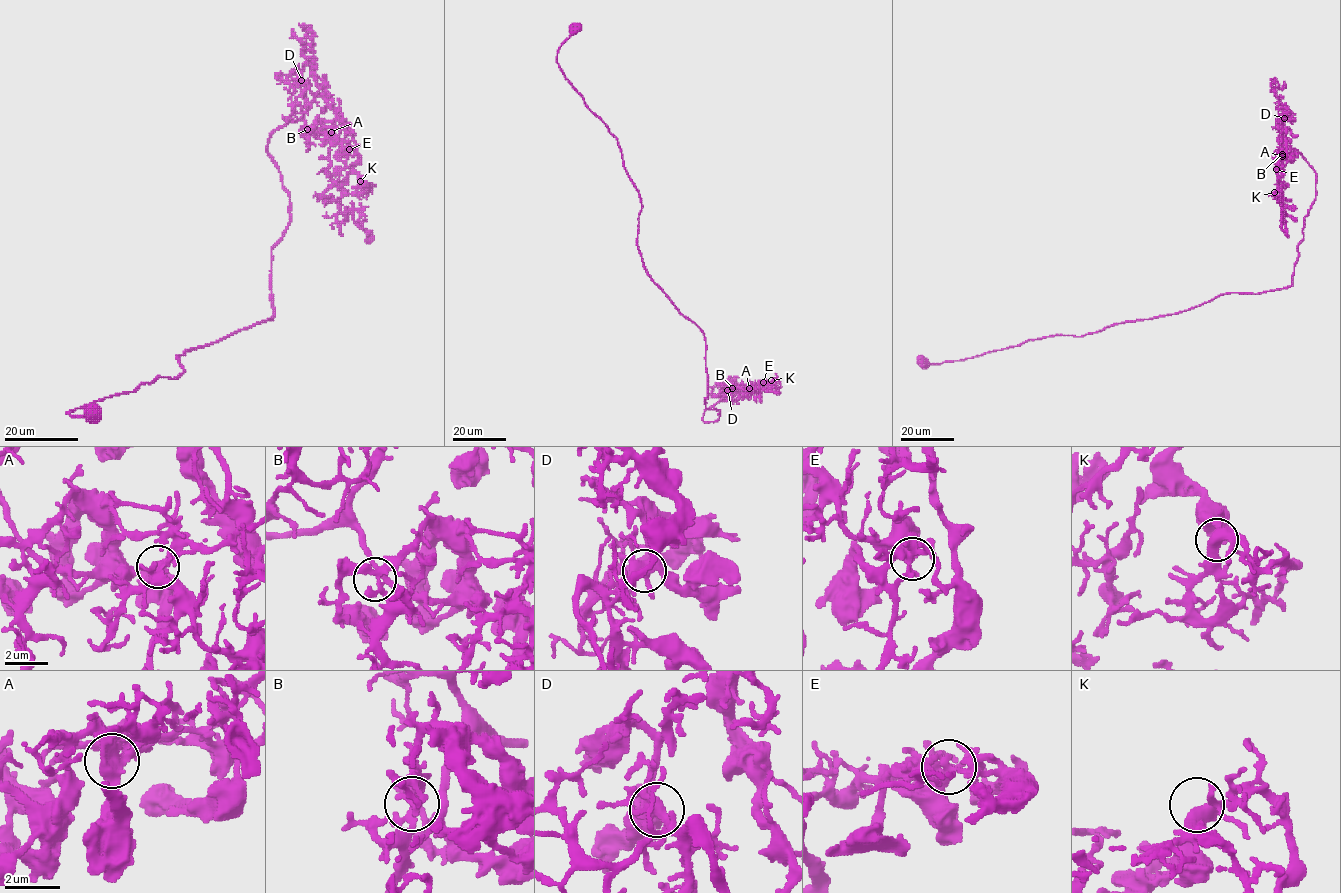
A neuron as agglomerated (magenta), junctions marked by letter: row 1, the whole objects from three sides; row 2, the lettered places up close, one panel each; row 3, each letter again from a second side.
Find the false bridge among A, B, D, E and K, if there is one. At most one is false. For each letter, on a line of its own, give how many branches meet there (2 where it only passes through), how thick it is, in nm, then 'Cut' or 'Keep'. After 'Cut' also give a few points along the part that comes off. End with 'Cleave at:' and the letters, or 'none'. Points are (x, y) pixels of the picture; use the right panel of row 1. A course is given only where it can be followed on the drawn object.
A: Branches: 5. Thickness 400 nm. Keep
B: Branches: 5. Thickness 300 nm. Keep
D: Branches: 7. Thickness 400 nm. Keep
E: Branches: 5. Thickness 360 nm. Keep
K: Branches: 5. Thickness 380 nm. Keep
Cleave at: none

